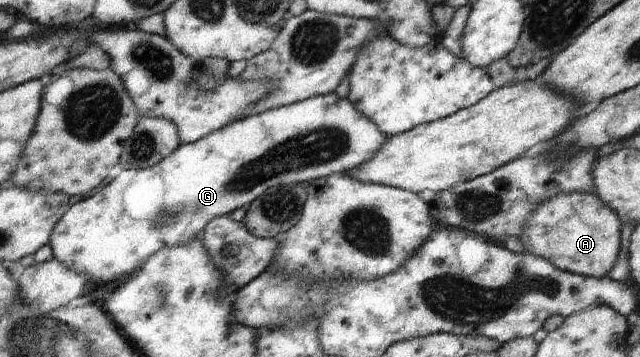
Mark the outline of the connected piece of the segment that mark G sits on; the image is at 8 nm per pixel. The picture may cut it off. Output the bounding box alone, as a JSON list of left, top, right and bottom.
[48,93,386,284]

